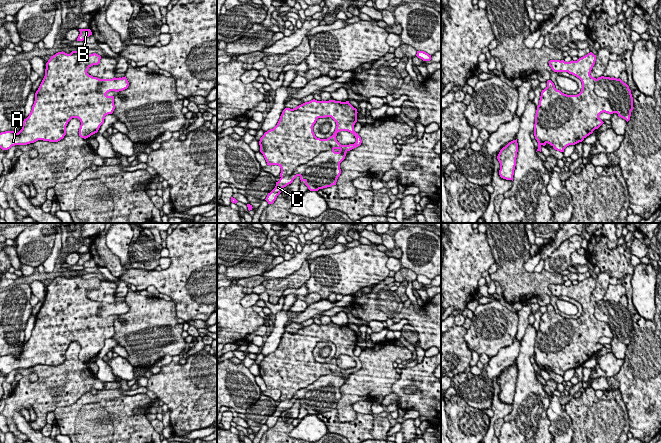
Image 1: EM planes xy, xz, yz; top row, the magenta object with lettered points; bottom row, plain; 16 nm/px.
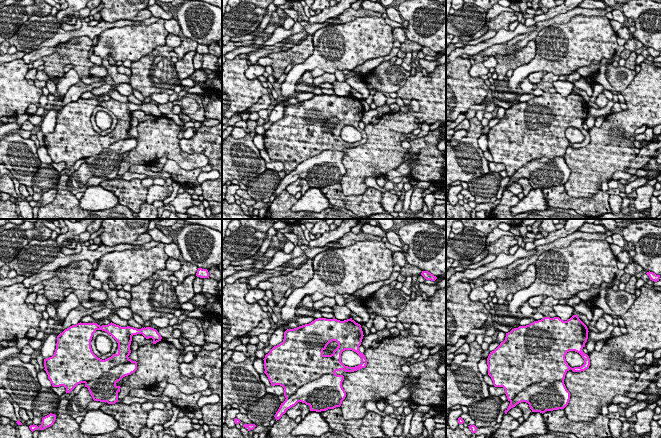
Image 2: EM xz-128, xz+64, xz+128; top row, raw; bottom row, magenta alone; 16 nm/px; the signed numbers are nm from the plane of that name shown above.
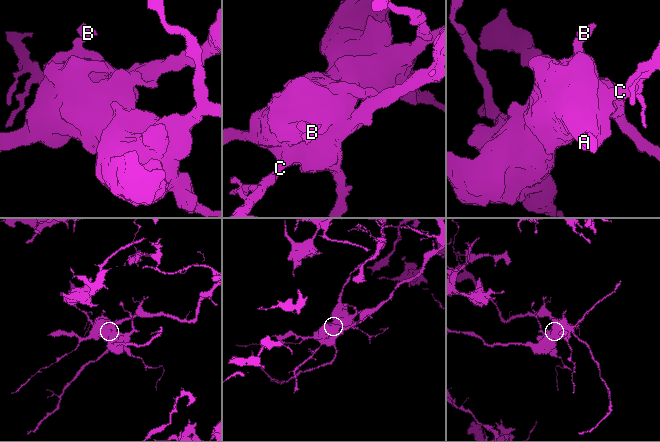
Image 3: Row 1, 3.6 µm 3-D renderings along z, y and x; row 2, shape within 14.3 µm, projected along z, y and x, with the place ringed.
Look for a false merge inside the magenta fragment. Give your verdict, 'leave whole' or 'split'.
split

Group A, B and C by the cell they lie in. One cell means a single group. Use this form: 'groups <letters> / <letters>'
groups A B / C

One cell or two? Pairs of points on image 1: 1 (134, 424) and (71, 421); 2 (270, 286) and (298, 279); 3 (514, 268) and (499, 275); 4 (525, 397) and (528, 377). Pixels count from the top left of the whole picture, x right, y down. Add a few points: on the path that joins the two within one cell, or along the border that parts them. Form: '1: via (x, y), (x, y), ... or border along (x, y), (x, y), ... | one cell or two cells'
1: via (118, 410), (112, 404), (87, 405) | one cell
2: via (277, 286), (291, 282) | one cell
3: via (510, 272), (507, 275), (503, 275) | one cell
4: via (527, 392), (527, 382) | one cell

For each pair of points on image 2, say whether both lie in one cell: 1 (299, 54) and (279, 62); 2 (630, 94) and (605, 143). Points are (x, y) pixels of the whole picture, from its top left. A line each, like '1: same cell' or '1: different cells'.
1: same cell
2: same cell

